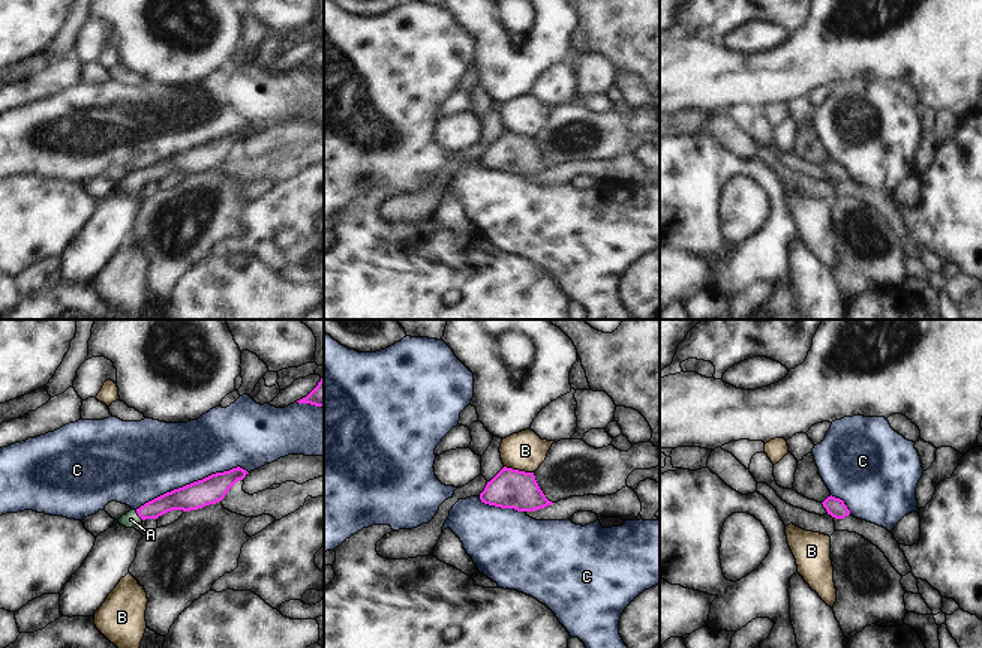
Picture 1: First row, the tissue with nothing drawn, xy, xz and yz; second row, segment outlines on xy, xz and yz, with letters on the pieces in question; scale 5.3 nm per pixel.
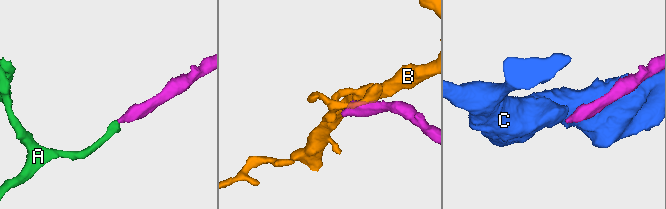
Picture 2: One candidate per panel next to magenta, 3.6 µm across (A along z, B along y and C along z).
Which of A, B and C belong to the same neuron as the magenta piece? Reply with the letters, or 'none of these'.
A

